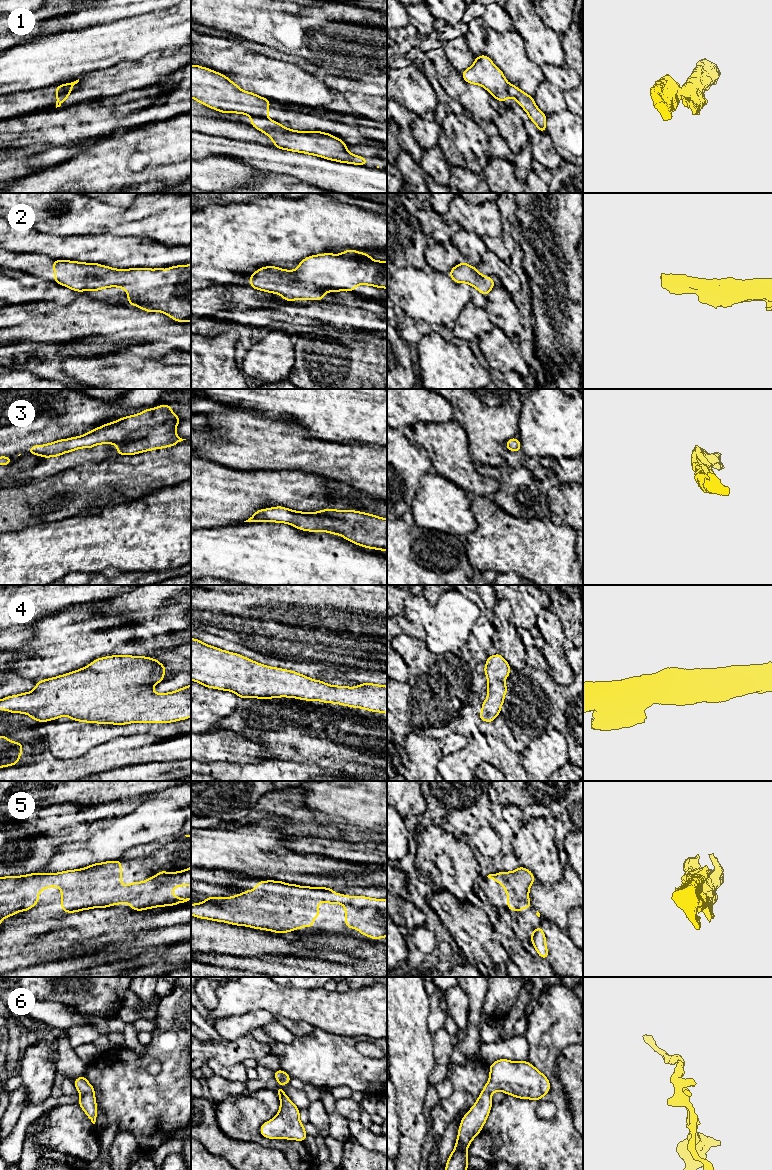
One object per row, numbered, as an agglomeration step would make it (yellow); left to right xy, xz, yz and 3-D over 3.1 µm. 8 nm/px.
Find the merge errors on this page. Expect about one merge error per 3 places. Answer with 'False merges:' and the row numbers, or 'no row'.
False merges: 1

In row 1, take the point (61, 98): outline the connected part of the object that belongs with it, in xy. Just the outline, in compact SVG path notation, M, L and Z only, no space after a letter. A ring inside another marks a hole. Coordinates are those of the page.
M79 79L74 81L74 82L71 82L71 83L66 83L66 84L62 84L61 86L67 86L68 87L68 93L67 94L56 94L57 96L57 101L56 101L56 108L57 107L60 107L61 104L63 102L66 101L67 97L71 94L72 92L72 87L77 84L79 82Z

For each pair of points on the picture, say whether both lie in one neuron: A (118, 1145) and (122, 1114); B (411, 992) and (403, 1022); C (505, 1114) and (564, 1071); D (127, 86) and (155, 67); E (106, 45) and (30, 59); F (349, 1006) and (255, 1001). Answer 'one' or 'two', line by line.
A: two
B: one
C: two
D: one
E: one
F: one

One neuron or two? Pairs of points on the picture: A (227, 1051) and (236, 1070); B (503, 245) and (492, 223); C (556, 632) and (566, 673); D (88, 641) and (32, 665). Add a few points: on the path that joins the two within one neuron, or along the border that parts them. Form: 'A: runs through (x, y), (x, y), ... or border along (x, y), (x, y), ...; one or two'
A: border along (210, 1059), (215, 1059), (227, 1065), (242, 1063); two
B: border along (501, 234), (495, 237), (485, 236), (483, 238); two
C: runs through (556, 642), (556, 660), (558, 663); one
D: runs through (74, 641), (61, 643), (46, 658); one

